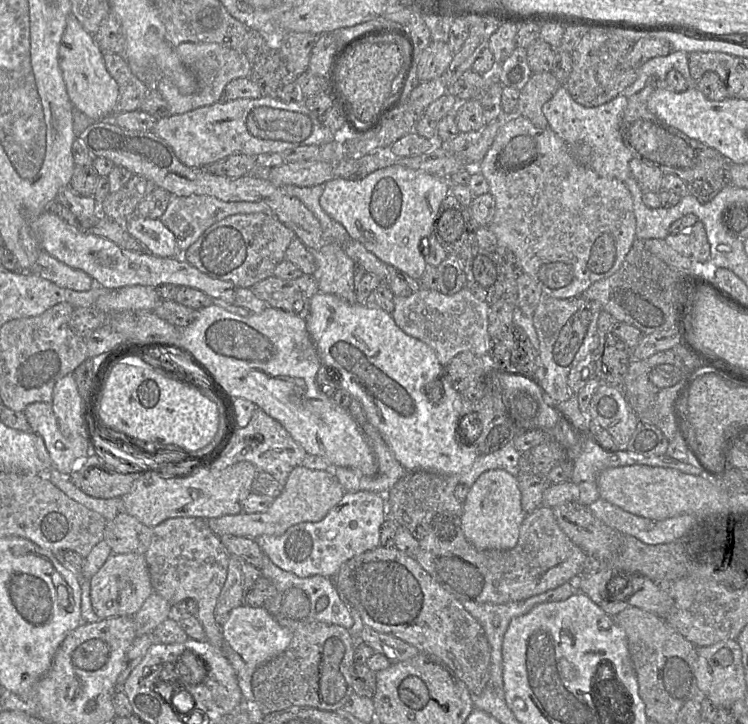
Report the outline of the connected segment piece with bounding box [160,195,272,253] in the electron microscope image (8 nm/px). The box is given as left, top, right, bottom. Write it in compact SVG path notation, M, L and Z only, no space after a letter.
M190 195L190 196L172 196L169 204L160 217L160 221L175 235L180 253L188 249L200 235L214 223L235 214L251 214L266 213L272 214L271 208L264 202L248 202L248 201L223 201L209 195Z

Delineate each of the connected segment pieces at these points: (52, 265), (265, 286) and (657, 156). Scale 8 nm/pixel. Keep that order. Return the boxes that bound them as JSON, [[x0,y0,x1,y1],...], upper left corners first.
[[32,250,95,292],[250,274,319,320],[620,84,730,203]]

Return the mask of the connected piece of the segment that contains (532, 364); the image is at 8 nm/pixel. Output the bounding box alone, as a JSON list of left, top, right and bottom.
[491,325,540,382]

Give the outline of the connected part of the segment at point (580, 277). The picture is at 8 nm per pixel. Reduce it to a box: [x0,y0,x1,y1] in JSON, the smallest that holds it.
[475,113,636,299]

